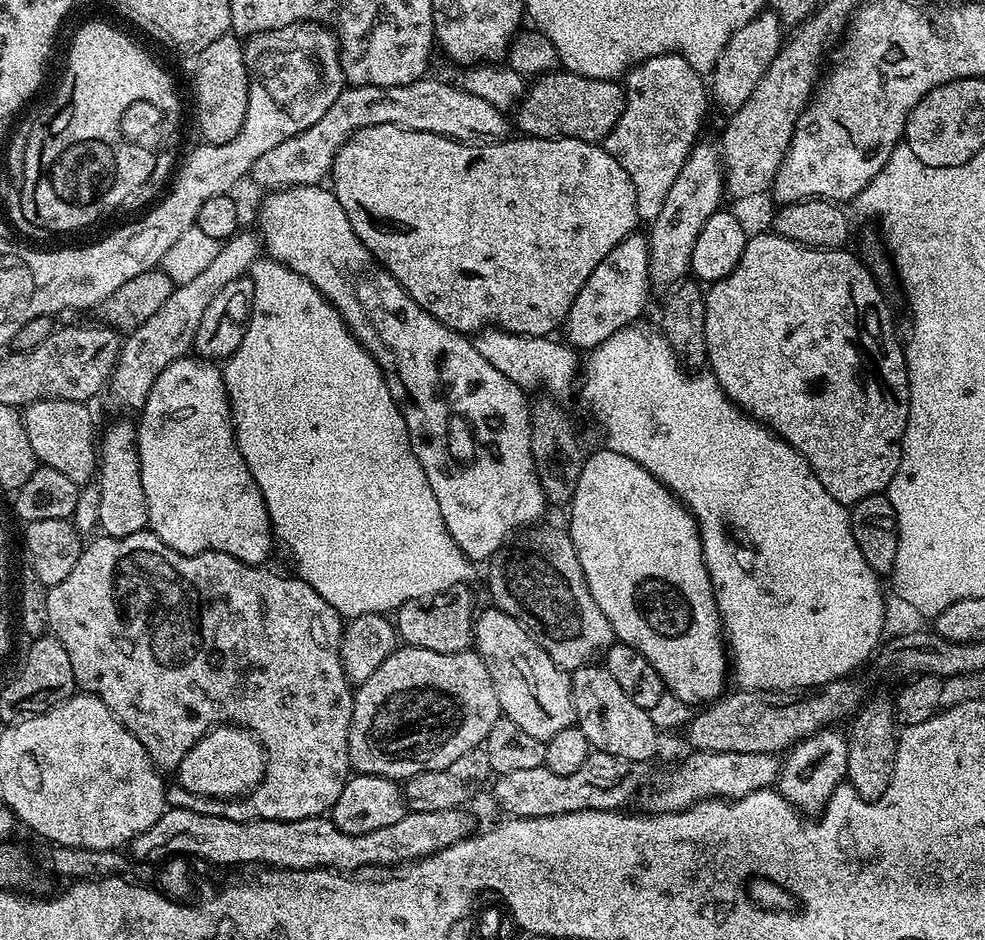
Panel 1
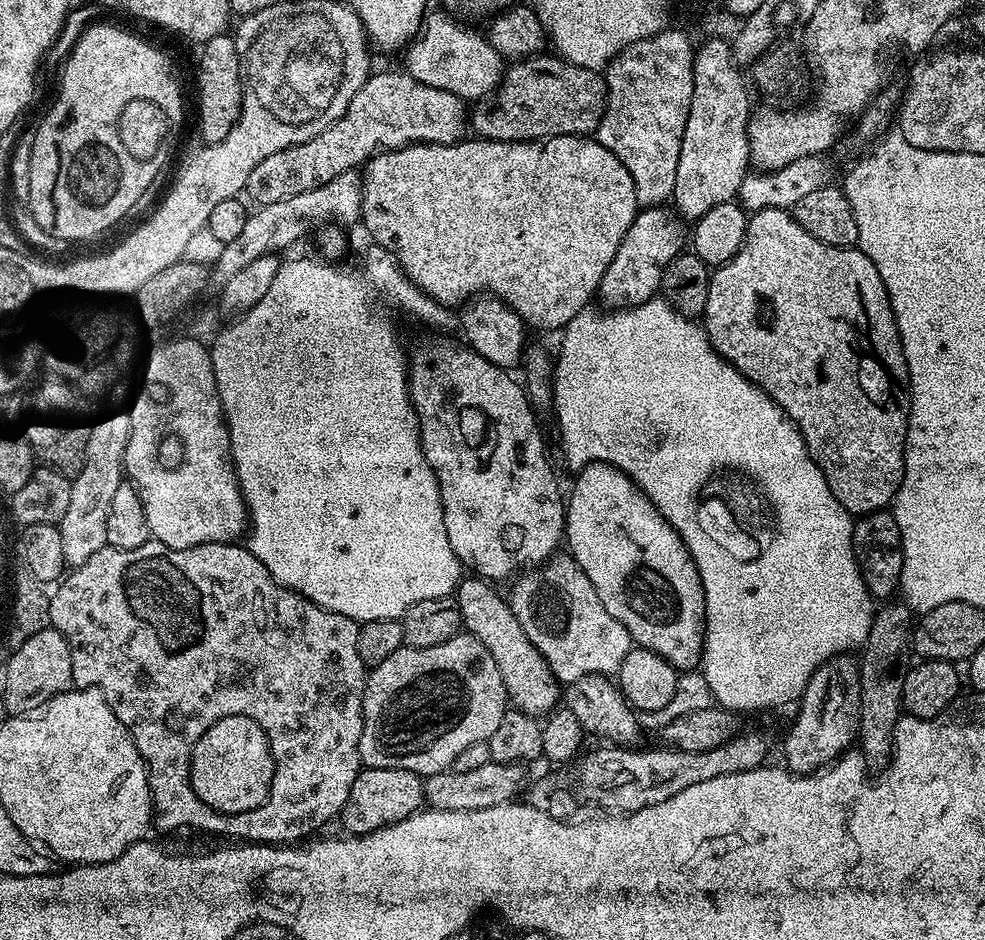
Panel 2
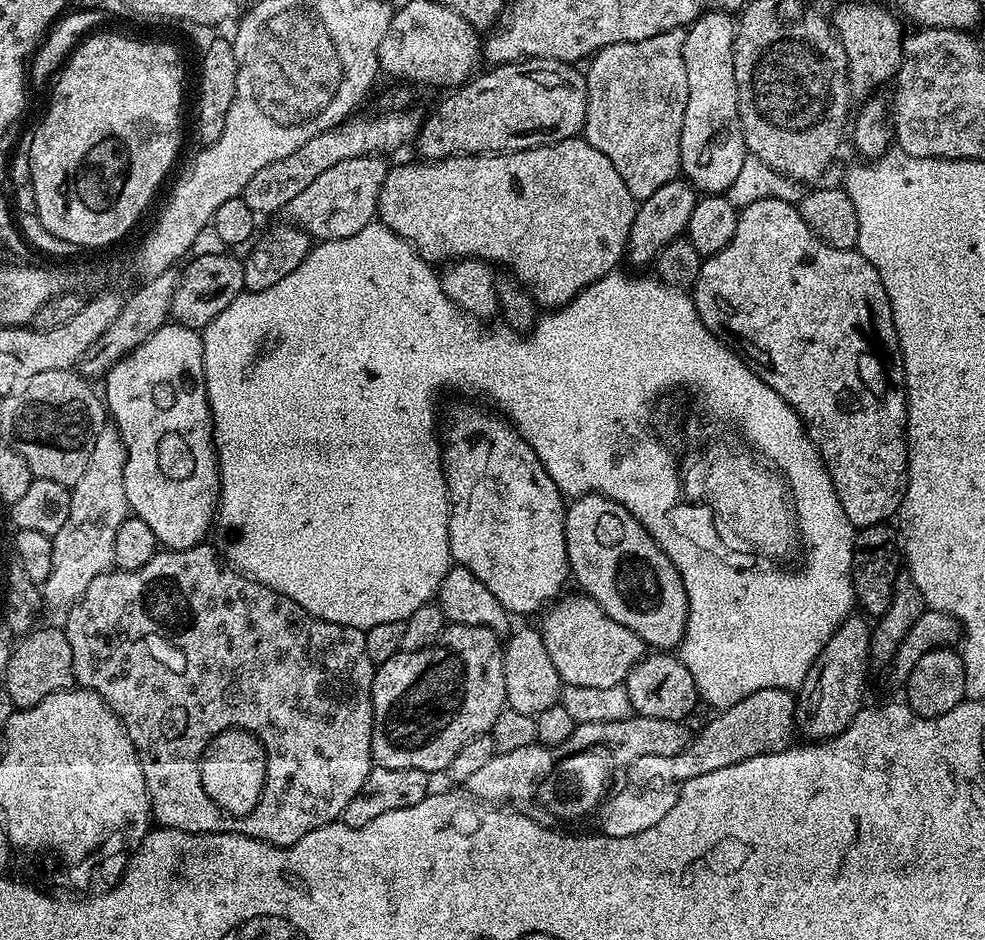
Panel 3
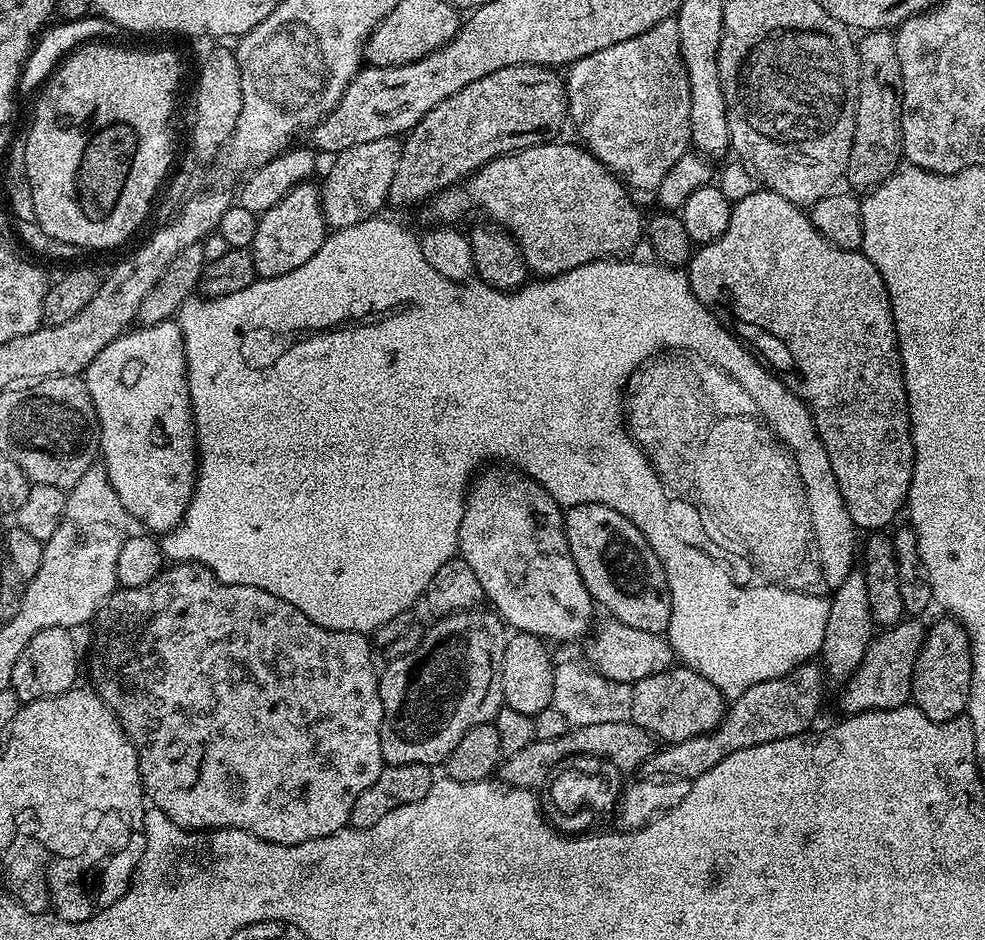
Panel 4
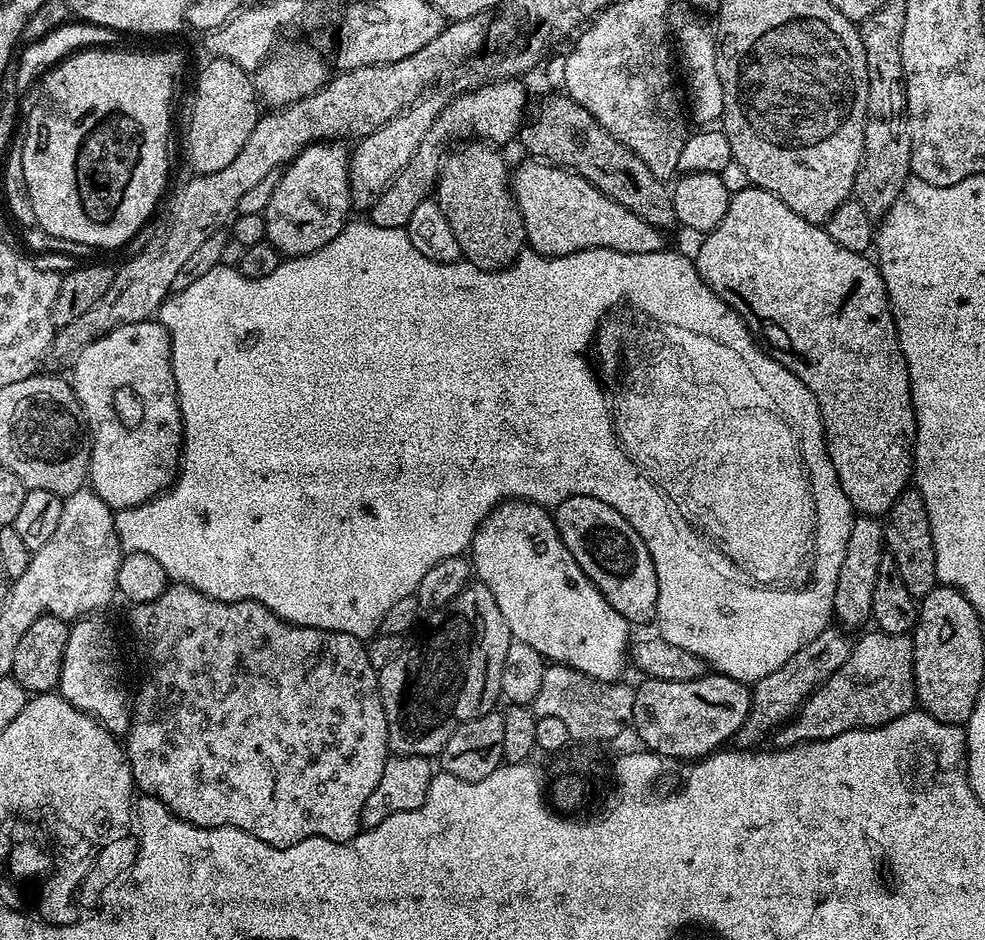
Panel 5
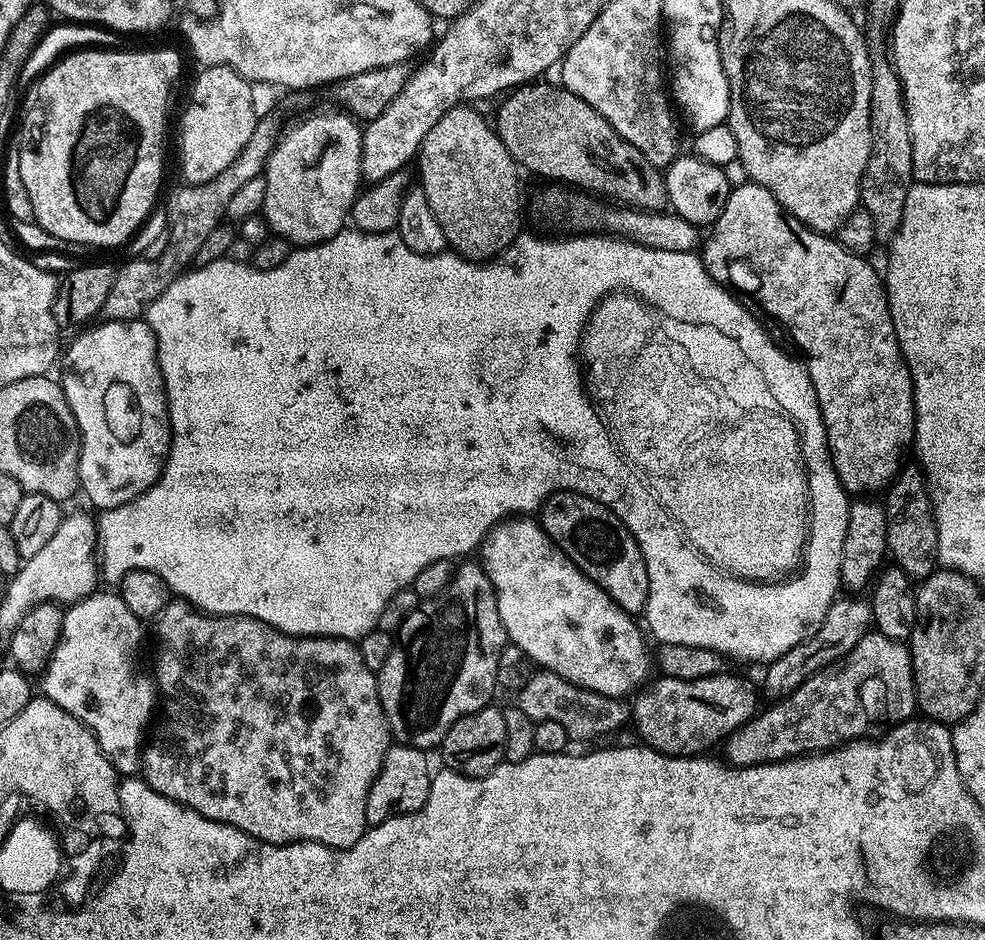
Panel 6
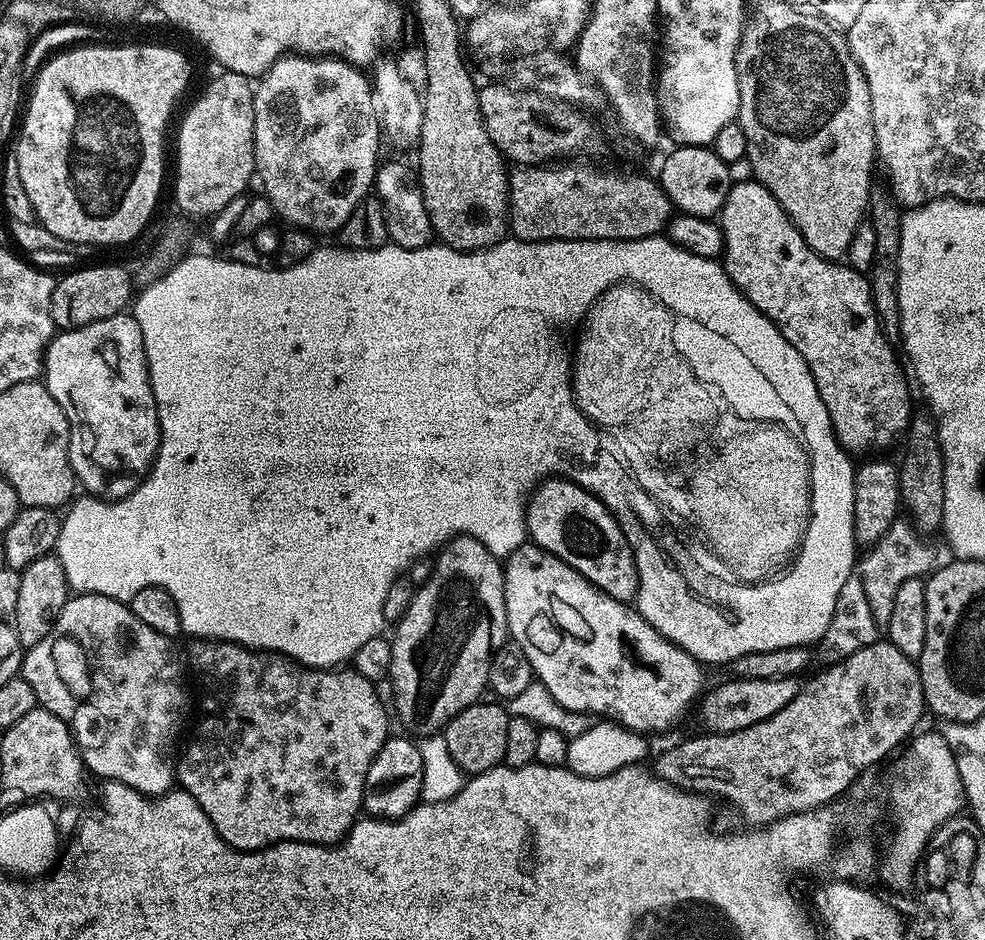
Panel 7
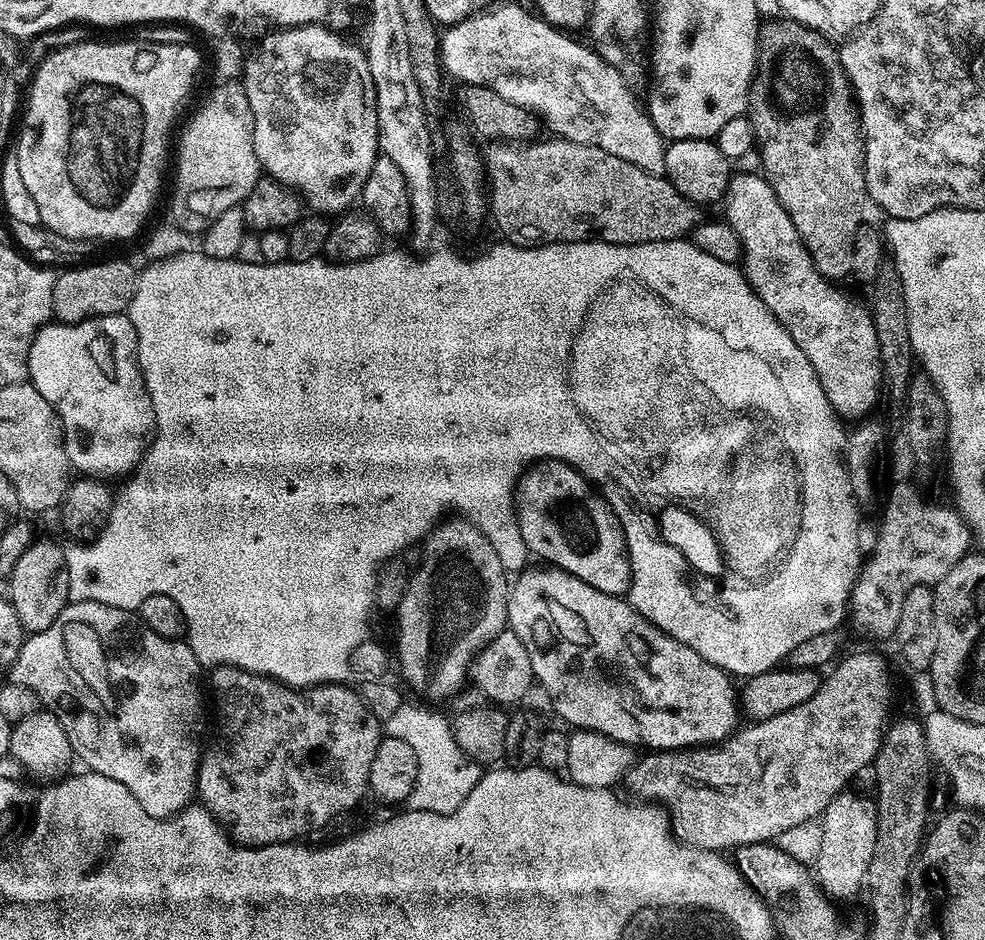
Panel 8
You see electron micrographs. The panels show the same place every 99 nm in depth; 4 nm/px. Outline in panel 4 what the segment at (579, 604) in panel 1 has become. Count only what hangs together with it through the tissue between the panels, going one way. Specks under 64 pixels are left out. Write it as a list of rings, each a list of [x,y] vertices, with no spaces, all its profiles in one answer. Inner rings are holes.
[[[604,618],[600,624],[600,629],[598,628],[599,624],[587,641],[589,644],[586,660],[593,669],[606,679],[616,683],[633,685],[637,680],[650,678],[650,674],[658,674],[662,670],[673,667],[672,646],[663,635],[655,636],[646,630],[634,630],[634,626],[626,626],[611,618]]]

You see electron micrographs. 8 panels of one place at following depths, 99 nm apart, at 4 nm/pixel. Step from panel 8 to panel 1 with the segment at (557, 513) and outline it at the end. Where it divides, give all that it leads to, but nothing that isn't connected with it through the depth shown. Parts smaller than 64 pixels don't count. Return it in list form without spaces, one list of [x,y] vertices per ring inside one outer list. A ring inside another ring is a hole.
[[[607,446],[601,447],[601,452],[589,451],[585,455],[582,474],[578,474],[578,486],[572,495],[570,511],[572,511],[572,517],[569,518],[568,524],[566,523],[566,531],[574,542],[574,550],[578,554],[582,574],[586,574],[586,586],[590,594],[594,594],[594,602],[598,602],[598,610],[606,614],[606,622],[610,622],[613,637],[619,643],[634,646],[634,650],[638,650],[638,654],[642,654],[642,658],[646,658],[646,662],[650,662],[650,666],[658,670],[665,689],[676,695],[682,702],[689,706],[704,706],[713,700],[720,699],[725,691],[724,679],[727,676],[729,679],[730,676],[730,656],[726,651],[726,637],[720,623],[720,611],[712,593],[710,574],[704,565],[700,528],[696,525],[691,512],[665,484],[658,482],[658,478],[654,478],[645,468],[638,466],[636,460],[626,458],[626,454],[618,454]]]

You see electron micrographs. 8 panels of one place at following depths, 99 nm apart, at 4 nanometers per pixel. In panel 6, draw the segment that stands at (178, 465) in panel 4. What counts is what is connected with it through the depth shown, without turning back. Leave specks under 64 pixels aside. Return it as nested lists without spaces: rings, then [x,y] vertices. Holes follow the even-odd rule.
[[[105,319],[103,323],[97,323],[93,332],[74,337],[72,345],[69,348],[67,345],[62,352],[62,387],[80,431],[80,486],[96,510],[129,504],[138,494],[154,486],[172,448],[168,399],[156,357],[156,339],[147,319]]]

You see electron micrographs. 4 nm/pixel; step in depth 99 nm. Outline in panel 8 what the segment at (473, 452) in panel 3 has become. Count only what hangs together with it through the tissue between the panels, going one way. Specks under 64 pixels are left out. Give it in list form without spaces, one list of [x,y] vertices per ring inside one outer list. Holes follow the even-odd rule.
[[[528,566],[515,577],[508,594],[508,623],[507,627],[526,646],[526,654],[530,654],[530,666],[532,675],[546,691],[552,695],[552,704],[556,707],[556,712],[568,724],[573,724],[576,728],[589,728],[601,737],[615,740],[620,746],[637,746],[641,744],[644,750],[675,750],[677,748],[694,748],[697,746],[716,746],[728,739],[732,735],[736,724],[736,712],[738,716],[738,692],[732,683],[733,677],[724,669],[706,662],[702,654],[694,654],[690,646],[678,642],[670,634],[666,634],[661,628],[656,628],[638,610],[633,608],[627,599],[610,594],[602,594],[594,590],[582,578],[574,578],[561,568],[551,566],[539,566],[532,568]]]

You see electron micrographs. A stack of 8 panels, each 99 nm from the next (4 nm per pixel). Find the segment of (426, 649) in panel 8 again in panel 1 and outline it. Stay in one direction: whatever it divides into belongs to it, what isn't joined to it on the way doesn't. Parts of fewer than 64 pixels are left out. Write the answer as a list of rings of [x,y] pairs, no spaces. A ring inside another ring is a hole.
[[[397,647],[396,651],[366,678],[352,698],[352,721],[348,739],[348,762],[357,773],[385,776],[397,782],[426,770],[447,770],[466,750],[483,745],[490,726],[502,715],[486,662],[476,650],[438,654],[438,650]]]

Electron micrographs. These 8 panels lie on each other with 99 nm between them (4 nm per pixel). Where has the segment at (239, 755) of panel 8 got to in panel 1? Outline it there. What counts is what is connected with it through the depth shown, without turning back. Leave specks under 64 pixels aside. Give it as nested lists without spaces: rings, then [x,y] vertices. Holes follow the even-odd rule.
[[[150,530],[130,534],[126,538],[114,538],[103,534],[97,540],[88,540],[81,552],[74,570],[70,570],[67,578],[62,578],[54,587],[48,589],[46,598],[46,614],[48,615],[48,632],[66,646],[66,654],[70,654],[70,666],[74,670],[77,689],[97,696],[142,742],[146,754],[157,769],[174,770],[186,757],[186,752],[195,743],[217,725],[240,725],[249,730],[262,743],[267,752],[265,774],[255,789],[243,798],[209,799],[207,796],[196,796],[187,790],[172,786],[167,789],[166,800],[171,807],[194,810],[198,814],[210,814],[230,818],[234,822],[247,820],[277,820],[278,822],[298,822],[302,818],[314,818],[331,813],[334,802],[338,802],[338,794],[342,794],[342,786],[346,786],[350,775],[348,762],[348,739],[350,738],[350,722],[352,721],[353,685],[342,666],[340,657],[340,640],[344,636],[345,621],[310,586],[295,574],[279,576],[271,572],[268,566],[247,564],[225,552],[199,552],[193,556],[182,554],[170,546],[166,546]]]

